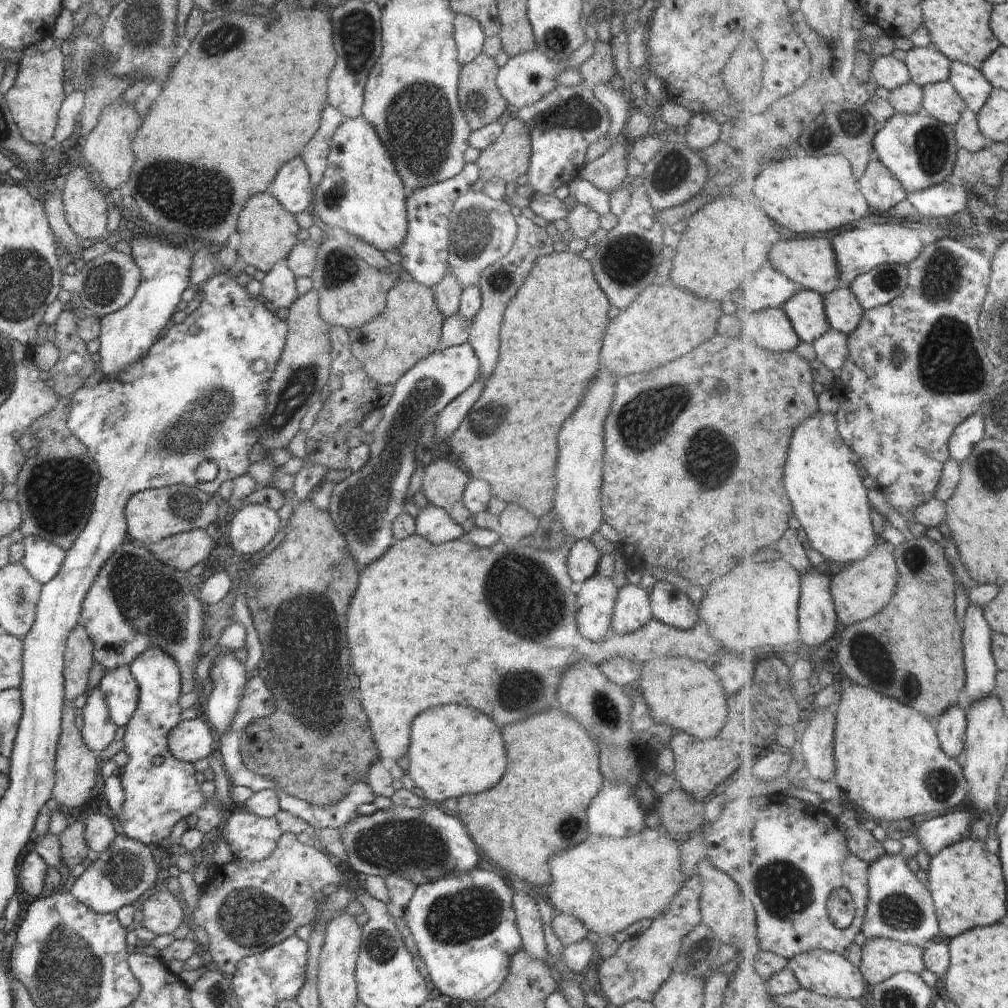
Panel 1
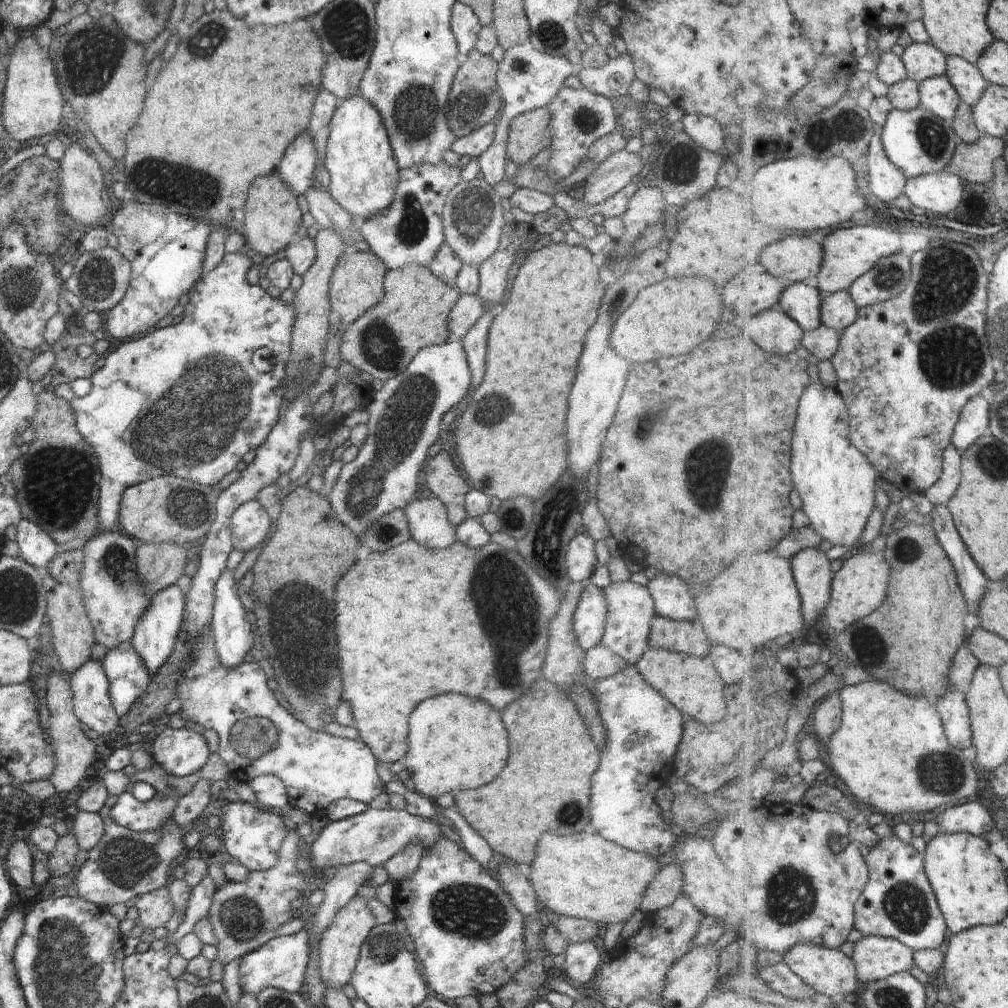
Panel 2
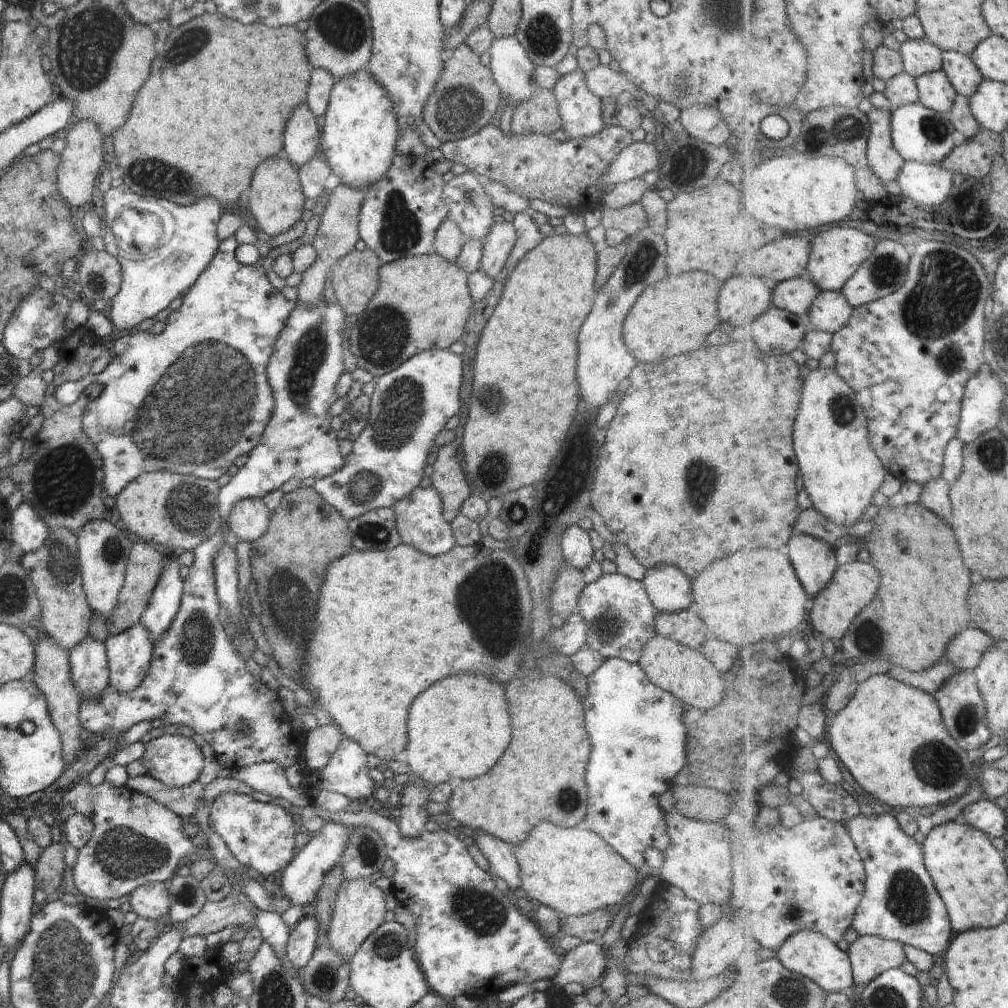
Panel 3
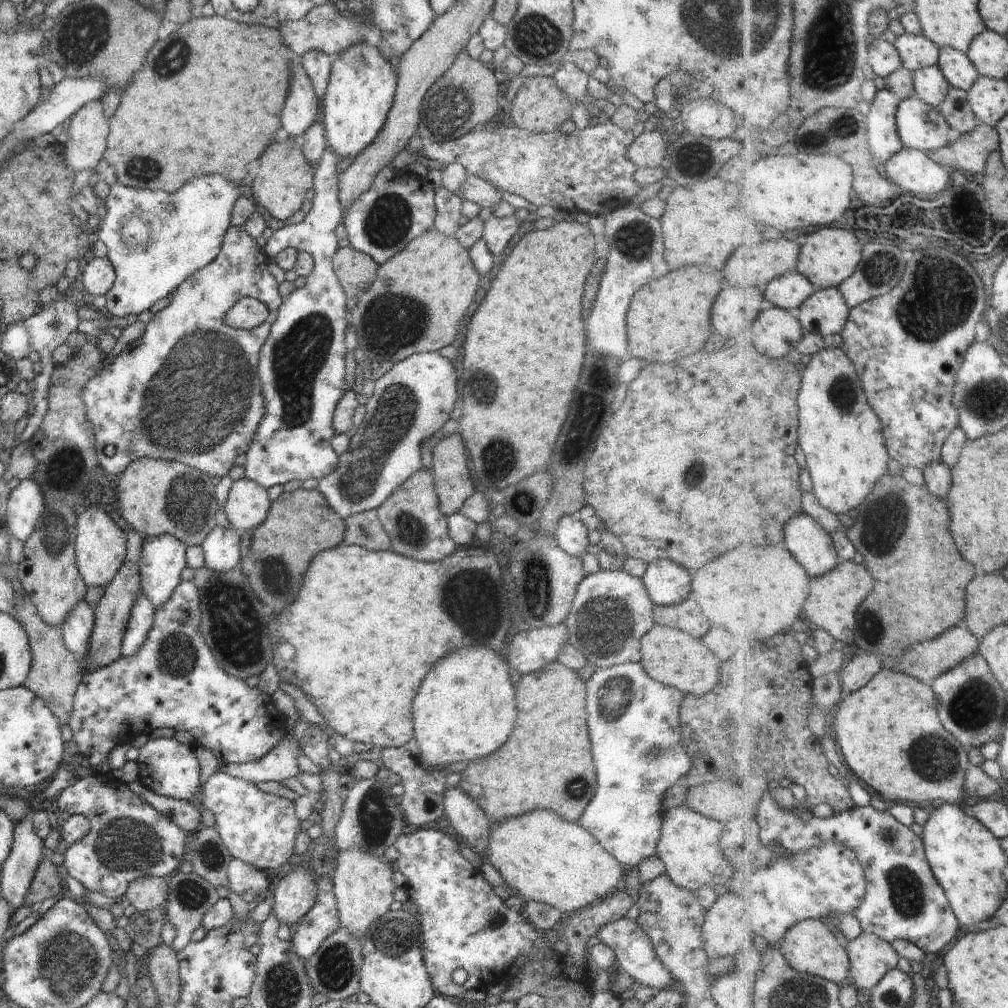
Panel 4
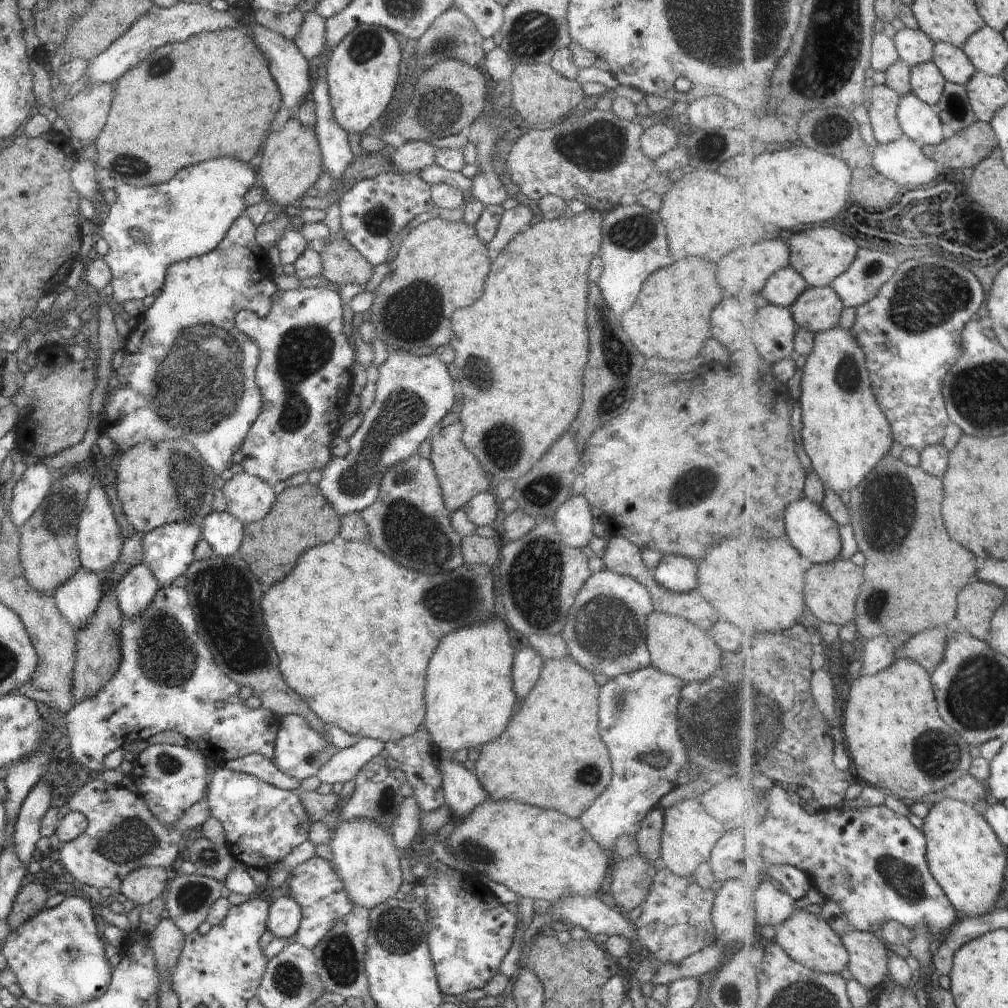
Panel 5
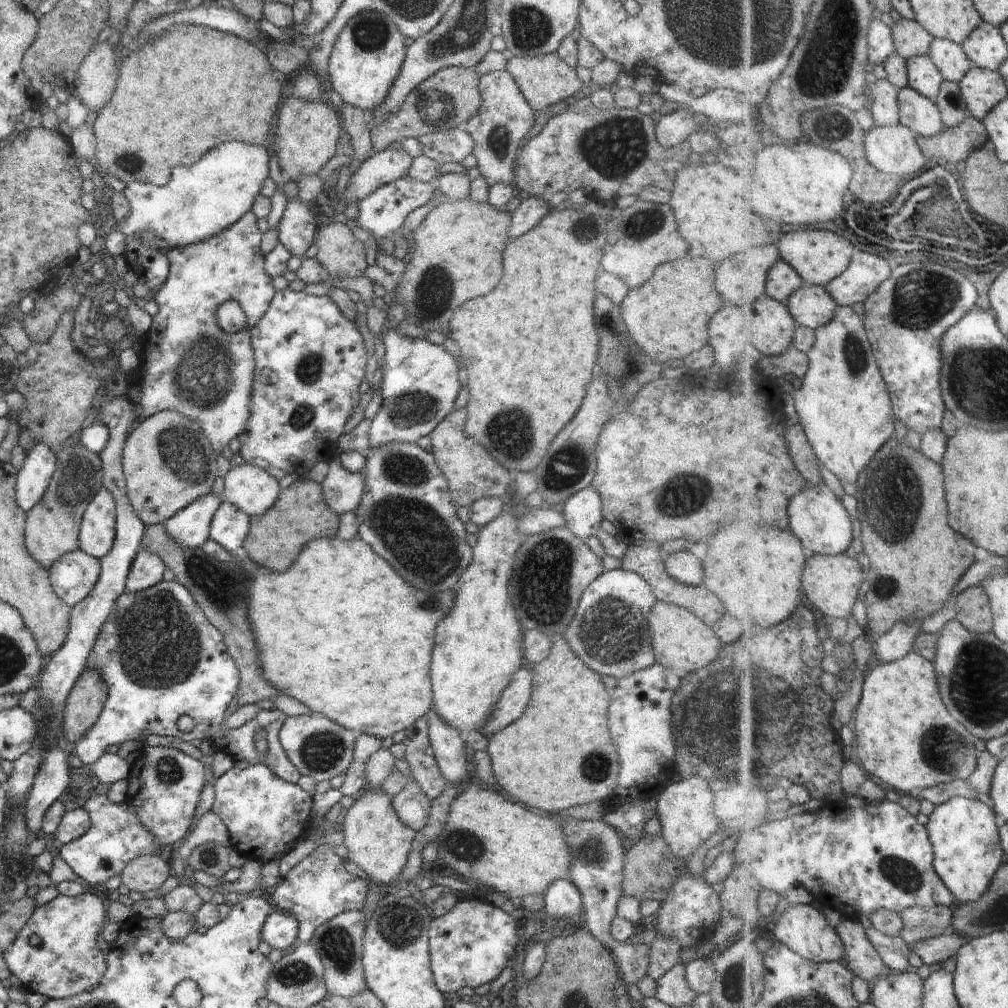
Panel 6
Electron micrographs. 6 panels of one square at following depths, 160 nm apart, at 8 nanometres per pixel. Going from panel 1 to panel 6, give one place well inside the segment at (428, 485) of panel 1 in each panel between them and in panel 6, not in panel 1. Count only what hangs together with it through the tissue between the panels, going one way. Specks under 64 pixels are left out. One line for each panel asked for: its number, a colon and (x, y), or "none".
2: (441, 475)
3: (445, 472)
4: (453, 482)
5: (459, 474)
6: (472, 473)

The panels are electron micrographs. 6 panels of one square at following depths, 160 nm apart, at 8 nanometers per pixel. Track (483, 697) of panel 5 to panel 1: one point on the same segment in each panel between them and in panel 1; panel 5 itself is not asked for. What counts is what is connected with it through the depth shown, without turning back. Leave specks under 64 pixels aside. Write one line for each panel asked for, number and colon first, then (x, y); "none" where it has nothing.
1: (454, 751)
2: (455, 742)
3: (457, 729)
4: (465, 709)

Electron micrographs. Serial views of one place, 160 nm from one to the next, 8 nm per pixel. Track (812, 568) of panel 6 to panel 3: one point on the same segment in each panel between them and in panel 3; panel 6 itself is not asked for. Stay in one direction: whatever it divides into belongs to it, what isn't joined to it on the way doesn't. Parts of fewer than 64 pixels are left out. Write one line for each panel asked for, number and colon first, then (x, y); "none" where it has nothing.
3: (856, 584)
4: (835, 598)
5: (833, 588)

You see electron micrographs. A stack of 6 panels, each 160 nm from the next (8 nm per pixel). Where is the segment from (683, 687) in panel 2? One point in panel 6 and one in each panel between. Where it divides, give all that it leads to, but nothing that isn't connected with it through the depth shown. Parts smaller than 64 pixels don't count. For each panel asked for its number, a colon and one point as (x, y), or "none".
3: (677, 669)
4: (670, 656)
5: (677, 647)
6: (679, 640)

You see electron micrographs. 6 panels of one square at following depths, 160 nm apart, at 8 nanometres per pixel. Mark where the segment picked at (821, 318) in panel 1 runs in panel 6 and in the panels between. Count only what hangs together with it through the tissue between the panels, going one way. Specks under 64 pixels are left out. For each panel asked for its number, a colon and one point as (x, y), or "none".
2: (803, 302)
3: (798, 295)
4: (791, 290)
5: (788, 285)
6: (784, 280)

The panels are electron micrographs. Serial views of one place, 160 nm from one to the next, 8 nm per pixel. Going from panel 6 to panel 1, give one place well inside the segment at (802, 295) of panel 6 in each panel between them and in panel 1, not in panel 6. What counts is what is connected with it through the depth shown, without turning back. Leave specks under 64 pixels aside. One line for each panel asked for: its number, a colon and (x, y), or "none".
1: (845, 311)
2: (840, 310)
3: (832, 311)
4: (827, 312)
5: (820, 309)

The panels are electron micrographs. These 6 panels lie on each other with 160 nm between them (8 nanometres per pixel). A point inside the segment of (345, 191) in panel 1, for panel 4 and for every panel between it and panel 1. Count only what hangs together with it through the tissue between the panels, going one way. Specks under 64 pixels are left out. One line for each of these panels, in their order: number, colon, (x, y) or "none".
2: (363, 172)
3: (359, 130)
4: (361, 88)

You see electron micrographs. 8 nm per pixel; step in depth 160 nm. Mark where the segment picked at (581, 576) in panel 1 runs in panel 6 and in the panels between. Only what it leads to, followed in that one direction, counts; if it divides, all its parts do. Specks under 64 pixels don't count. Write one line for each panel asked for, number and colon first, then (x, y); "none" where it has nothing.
2: (580, 560)
3: (575, 543)
4: (571, 535)
5: (574, 518)
6: (582, 511)

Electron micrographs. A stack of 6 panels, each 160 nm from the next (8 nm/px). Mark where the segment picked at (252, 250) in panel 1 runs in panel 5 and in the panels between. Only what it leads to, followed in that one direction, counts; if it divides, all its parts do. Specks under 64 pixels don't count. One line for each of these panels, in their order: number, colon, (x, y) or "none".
2: (272, 217)
3: (275, 198)
4: (285, 174)
5: (291, 162)

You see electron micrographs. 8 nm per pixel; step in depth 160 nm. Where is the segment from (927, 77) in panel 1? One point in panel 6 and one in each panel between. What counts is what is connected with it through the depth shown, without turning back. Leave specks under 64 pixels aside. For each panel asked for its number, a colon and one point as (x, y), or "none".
2: (924, 60)
3: (920, 56)
4: (918, 51)
5: (916, 47)
6: (913, 39)

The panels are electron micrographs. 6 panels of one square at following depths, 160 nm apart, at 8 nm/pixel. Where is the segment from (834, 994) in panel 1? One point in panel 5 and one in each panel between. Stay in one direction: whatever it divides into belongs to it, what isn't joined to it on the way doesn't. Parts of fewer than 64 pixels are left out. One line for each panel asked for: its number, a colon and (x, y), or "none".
2: (830, 971)
3: (811, 953)
4: (811, 947)
5: (809, 938)

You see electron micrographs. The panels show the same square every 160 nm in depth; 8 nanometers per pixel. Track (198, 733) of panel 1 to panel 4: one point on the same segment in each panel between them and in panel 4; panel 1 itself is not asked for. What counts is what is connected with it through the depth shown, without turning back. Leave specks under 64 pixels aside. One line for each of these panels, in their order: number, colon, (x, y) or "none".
2: (180, 752)
3: (177, 761)
4: (170, 769)

